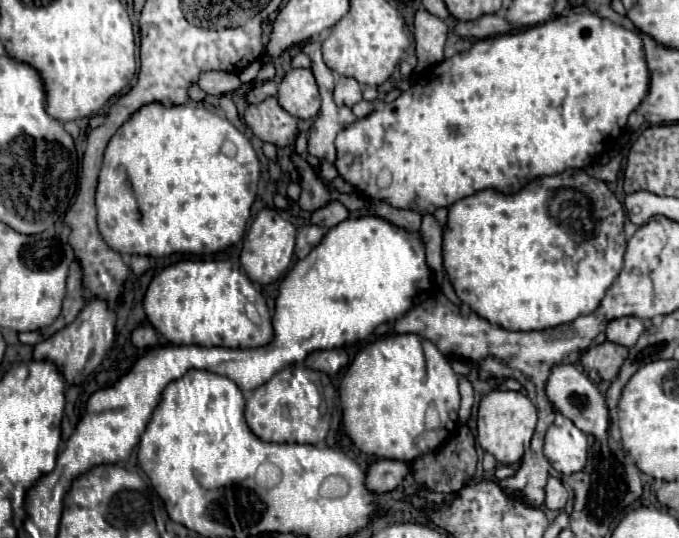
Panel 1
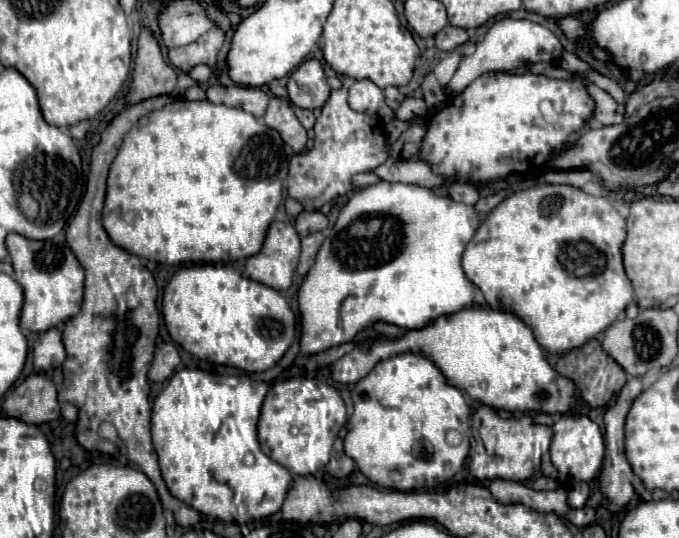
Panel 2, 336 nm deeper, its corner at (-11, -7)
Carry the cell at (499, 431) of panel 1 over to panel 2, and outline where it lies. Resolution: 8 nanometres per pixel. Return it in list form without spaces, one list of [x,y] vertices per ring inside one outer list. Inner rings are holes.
[[[478,407],[472,415],[472,435],[478,445],[478,453],[470,453],[470,473],[478,479],[508,479],[527,481],[539,469],[542,456],[549,451],[552,429],[534,423],[530,415],[500,419],[492,407]]]

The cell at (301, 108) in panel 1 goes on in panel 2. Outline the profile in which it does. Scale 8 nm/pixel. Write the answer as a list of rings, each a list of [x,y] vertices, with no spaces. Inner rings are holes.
[[[318,59],[304,61],[288,79],[288,97],[296,107],[316,109],[322,107],[330,95],[324,69]]]

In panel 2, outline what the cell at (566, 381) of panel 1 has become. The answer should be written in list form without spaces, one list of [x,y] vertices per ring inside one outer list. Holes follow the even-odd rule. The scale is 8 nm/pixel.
[[[470,305],[460,309],[460,313],[436,317],[432,325],[424,325],[424,329],[408,329],[400,339],[364,341],[331,365],[332,379],[336,383],[354,385],[366,377],[378,361],[406,351],[430,359],[450,385],[466,391],[470,399],[492,409],[504,409],[510,413],[566,413],[578,395],[574,383],[560,377],[544,359],[544,351],[536,343],[528,325],[512,311],[504,307],[492,309],[488,305]]]

